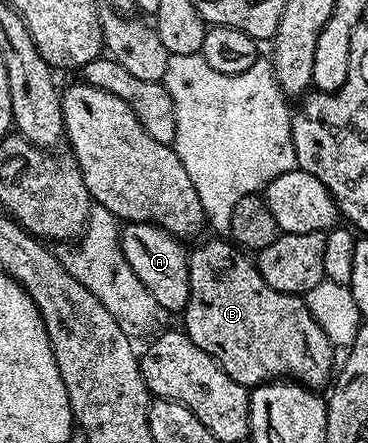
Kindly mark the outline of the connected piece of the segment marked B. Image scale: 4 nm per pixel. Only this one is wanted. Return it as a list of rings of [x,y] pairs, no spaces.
[[[228,239],[211,240],[202,242],[196,250],[193,248],[188,254],[190,299],[186,303],[186,307],[182,310],[182,318],[184,317],[184,325],[182,325],[183,332],[188,334],[188,338],[195,345],[202,347],[202,351],[206,351],[211,355],[220,364],[222,371],[226,371],[226,375],[230,375],[230,379],[234,379],[240,385],[255,387],[277,379],[291,379],[313,391],[323,390],[334,377],[334,365],[332,369],[332,352],[334,352],[334,346],[331,339],[326,335],[326,331],[322,331],[322,327],[318,327],[318,323],[310,315],[303,296],[274,291],[274,287],[270,287],[270,283],[266,283],[266,279],[262,279],[262,275],[256,269],[253,258],[245,250],[237,247]]]

